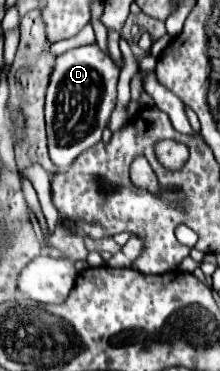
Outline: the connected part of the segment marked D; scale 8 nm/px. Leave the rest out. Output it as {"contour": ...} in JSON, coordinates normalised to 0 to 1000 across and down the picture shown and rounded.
{"contour":[[[445,121],[318,132],[255,159],[209,251],[209,353],[227,429],[264,461],[309,456],[336,423],[464,375],[464,348],[491,337],[527,283],[536,197],[545,181]]]}

